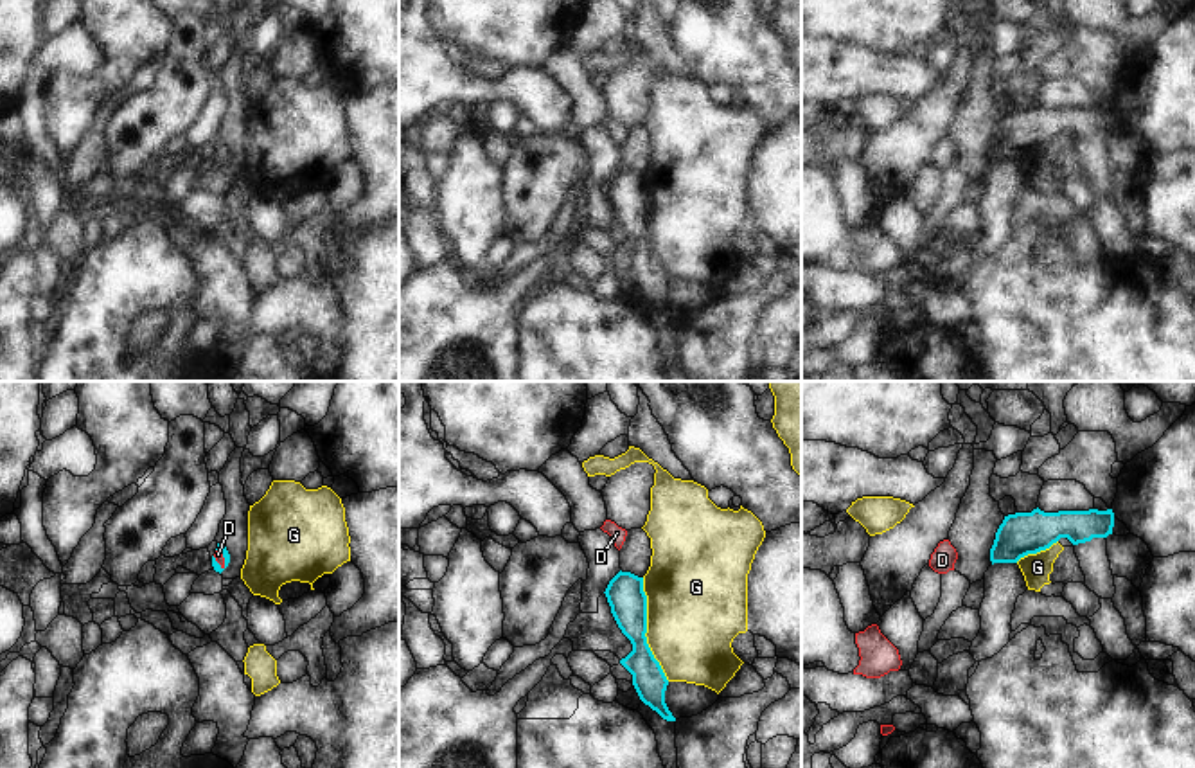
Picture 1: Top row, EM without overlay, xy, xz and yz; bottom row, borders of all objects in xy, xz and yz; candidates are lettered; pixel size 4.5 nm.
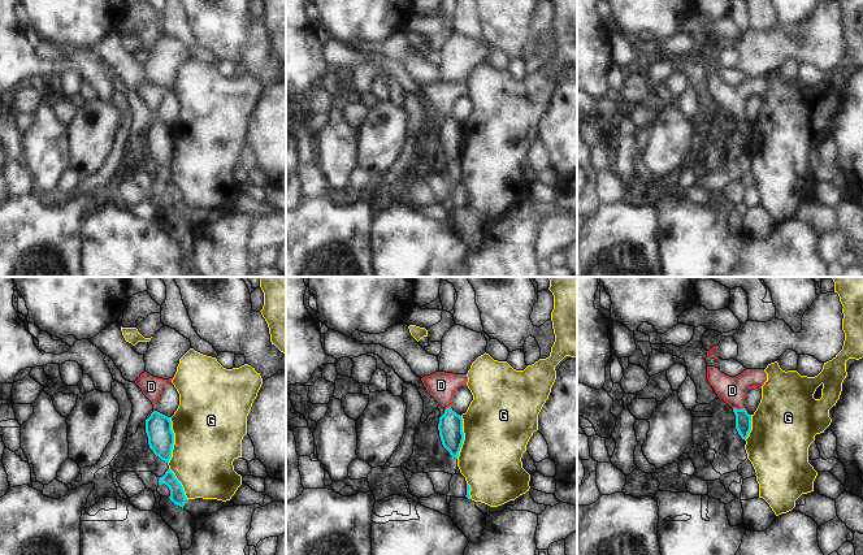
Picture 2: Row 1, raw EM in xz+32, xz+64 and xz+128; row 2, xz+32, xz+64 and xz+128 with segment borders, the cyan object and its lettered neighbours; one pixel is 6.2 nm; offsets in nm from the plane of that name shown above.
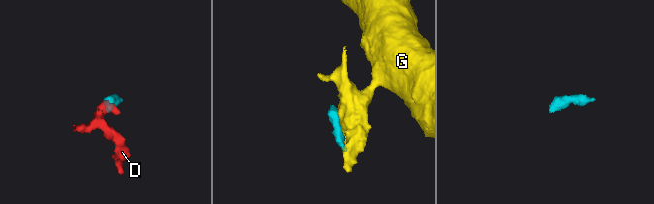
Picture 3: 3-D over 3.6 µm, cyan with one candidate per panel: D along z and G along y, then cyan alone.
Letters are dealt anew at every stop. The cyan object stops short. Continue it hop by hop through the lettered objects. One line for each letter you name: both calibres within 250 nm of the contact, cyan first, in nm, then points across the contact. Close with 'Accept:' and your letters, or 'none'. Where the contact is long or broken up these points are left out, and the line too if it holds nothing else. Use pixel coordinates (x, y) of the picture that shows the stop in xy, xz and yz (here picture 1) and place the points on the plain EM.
D: 40 nm thick on the cyan side, 40 nm on the other; runs through xy (221, 144), (225, 157), (218, 151)
Accept: D

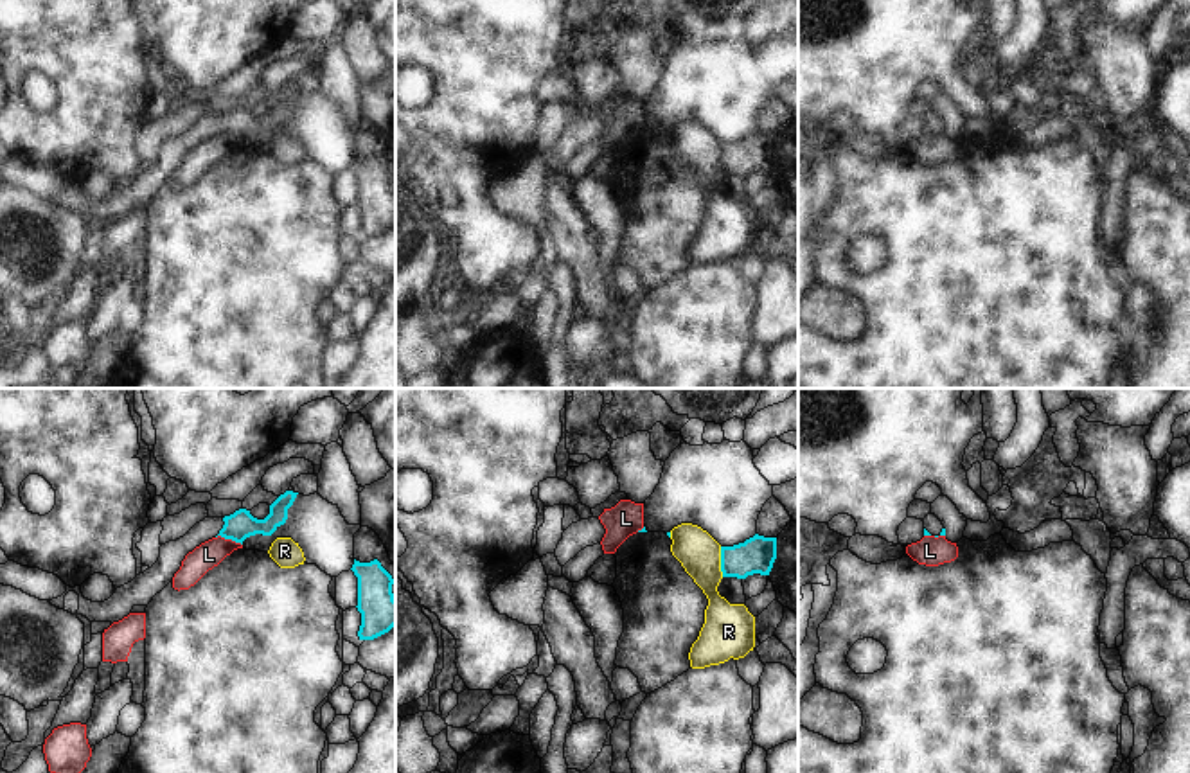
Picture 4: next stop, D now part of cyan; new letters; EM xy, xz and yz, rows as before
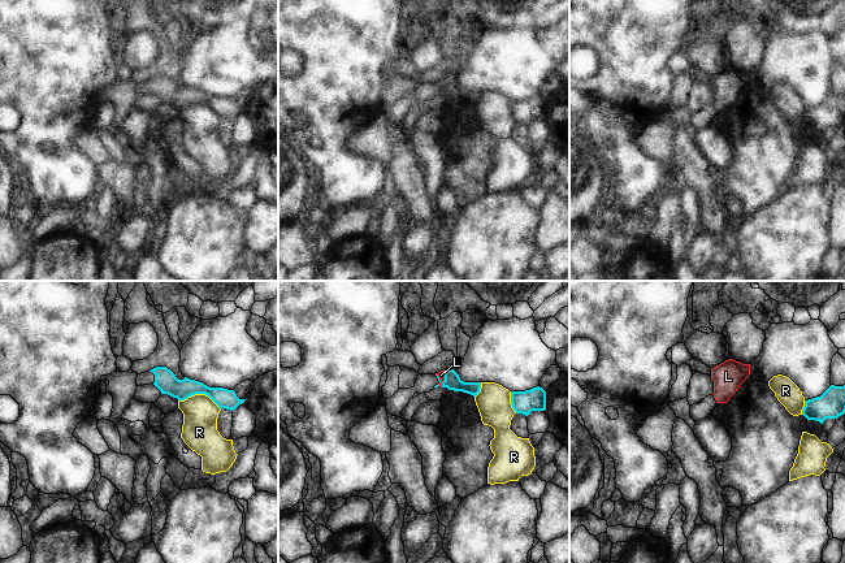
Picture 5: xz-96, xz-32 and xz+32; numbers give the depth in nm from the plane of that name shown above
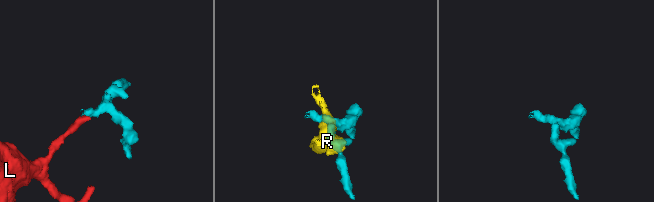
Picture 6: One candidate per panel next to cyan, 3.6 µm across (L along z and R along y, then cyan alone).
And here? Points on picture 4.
Accept: none

